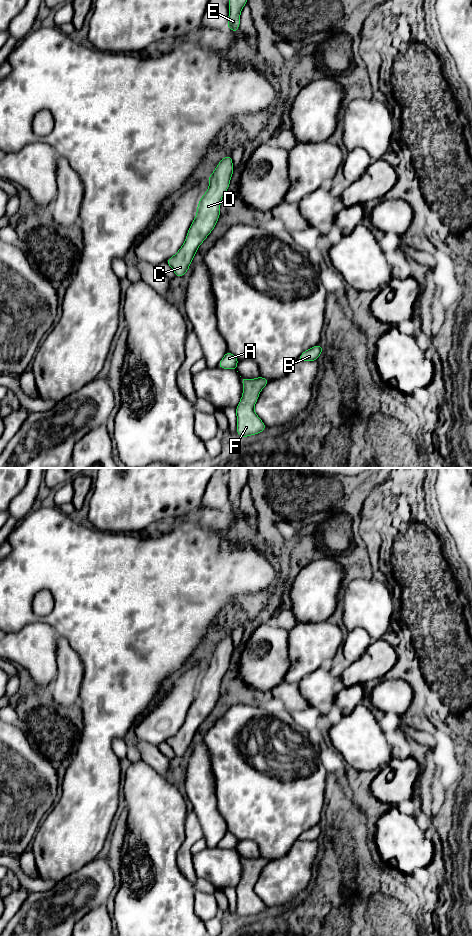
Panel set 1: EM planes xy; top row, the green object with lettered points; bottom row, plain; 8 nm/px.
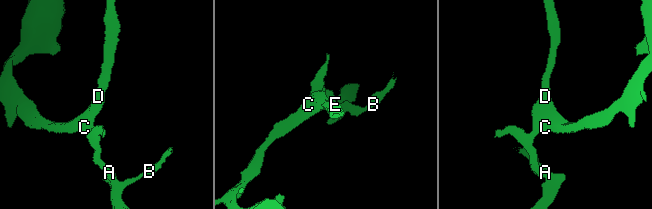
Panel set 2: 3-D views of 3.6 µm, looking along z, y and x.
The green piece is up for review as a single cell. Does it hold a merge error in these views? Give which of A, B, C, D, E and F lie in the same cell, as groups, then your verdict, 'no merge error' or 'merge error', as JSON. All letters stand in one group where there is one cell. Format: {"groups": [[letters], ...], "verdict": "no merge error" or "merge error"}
{"groups": [["A", "B", "C", "D", "E", "F"]], "verdict": "no merge error"}

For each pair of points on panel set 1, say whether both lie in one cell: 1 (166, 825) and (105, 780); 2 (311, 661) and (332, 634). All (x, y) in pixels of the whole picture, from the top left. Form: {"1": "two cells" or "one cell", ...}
{"1": "two cells", "2": "one cell"}

